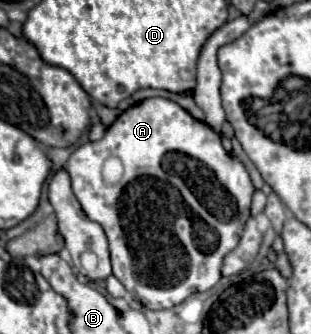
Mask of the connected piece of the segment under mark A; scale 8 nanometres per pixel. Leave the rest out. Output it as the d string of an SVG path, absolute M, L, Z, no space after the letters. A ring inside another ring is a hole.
M149 98L141 104L135 104L131 106L129 110L125 110L111 126L109 130L105 132L105 136L97 142L87 142L83 146L79 146L69 162L67 162L67 172L71 176L71 186L73 186L73 194L75 198L81 202L85 214L99 222L107 234L107 240L109 240L109 252L111 252L111 264L113 264L113 274L119 278L119 282L127 288L127 292L137 300L141 302L143 306L151 308L151 310L163 310L163 308L173 308L177 304L181 304L187 296L195 294L195 292L207 292L209 288L213 288L219 278L221 278L221 264L223 264L223 256L227 256L227 252L231 252L237 244L239 244L239 238L243 234L243 226L247 222L247 218L251 216L251 196L255 192L255 186L249 178L249 172L245 168L245 164L235 156L235 154L229 154L223 144L221 144L221 138L217 132L213 132L207 124L195 120L187 110L183 110L179 104L171 102L171 100L165 100L165 98ZM110 157L118 159L123 166L122 178L117 184L109 184L104 175L104 164Z

